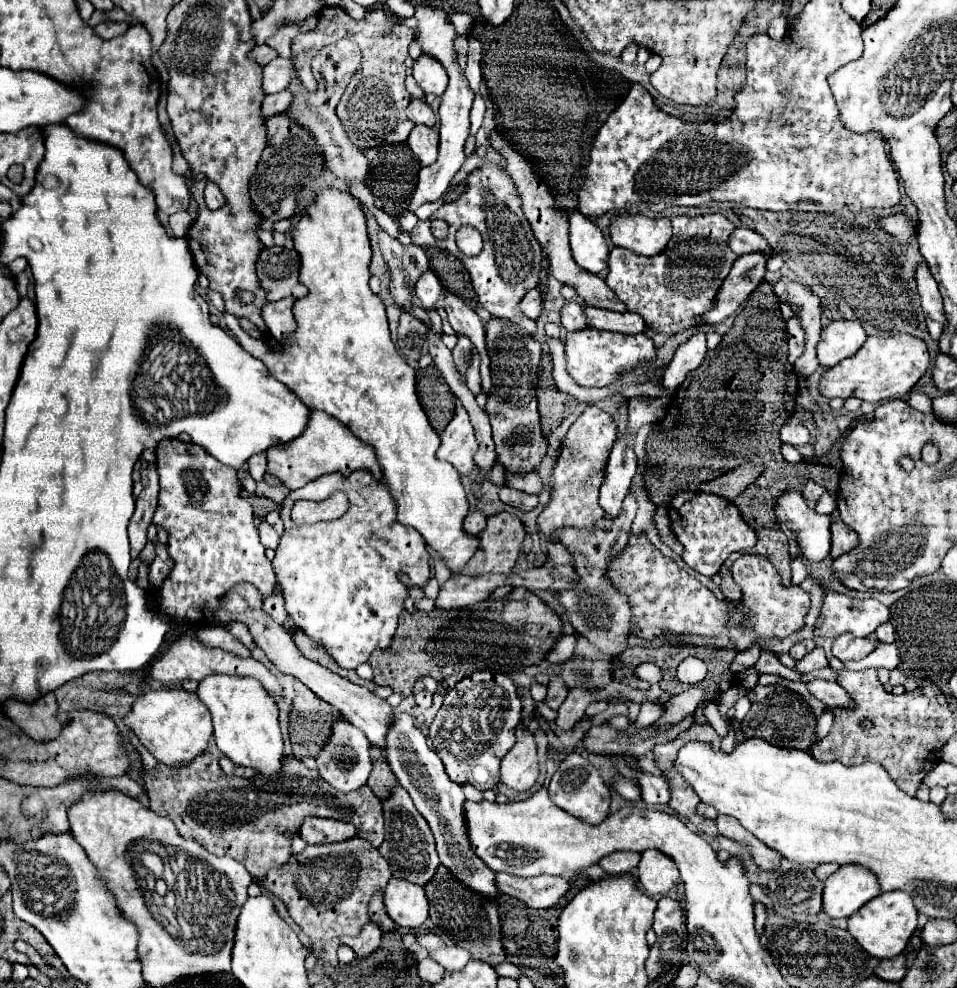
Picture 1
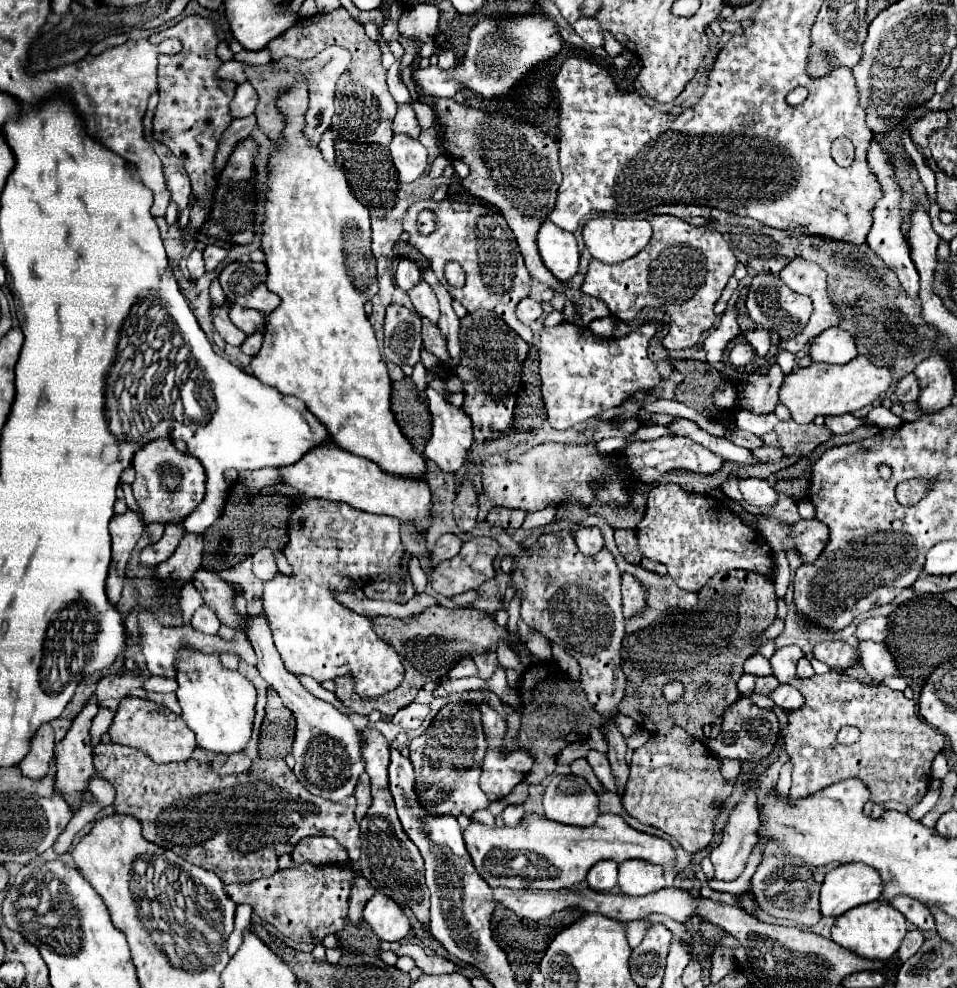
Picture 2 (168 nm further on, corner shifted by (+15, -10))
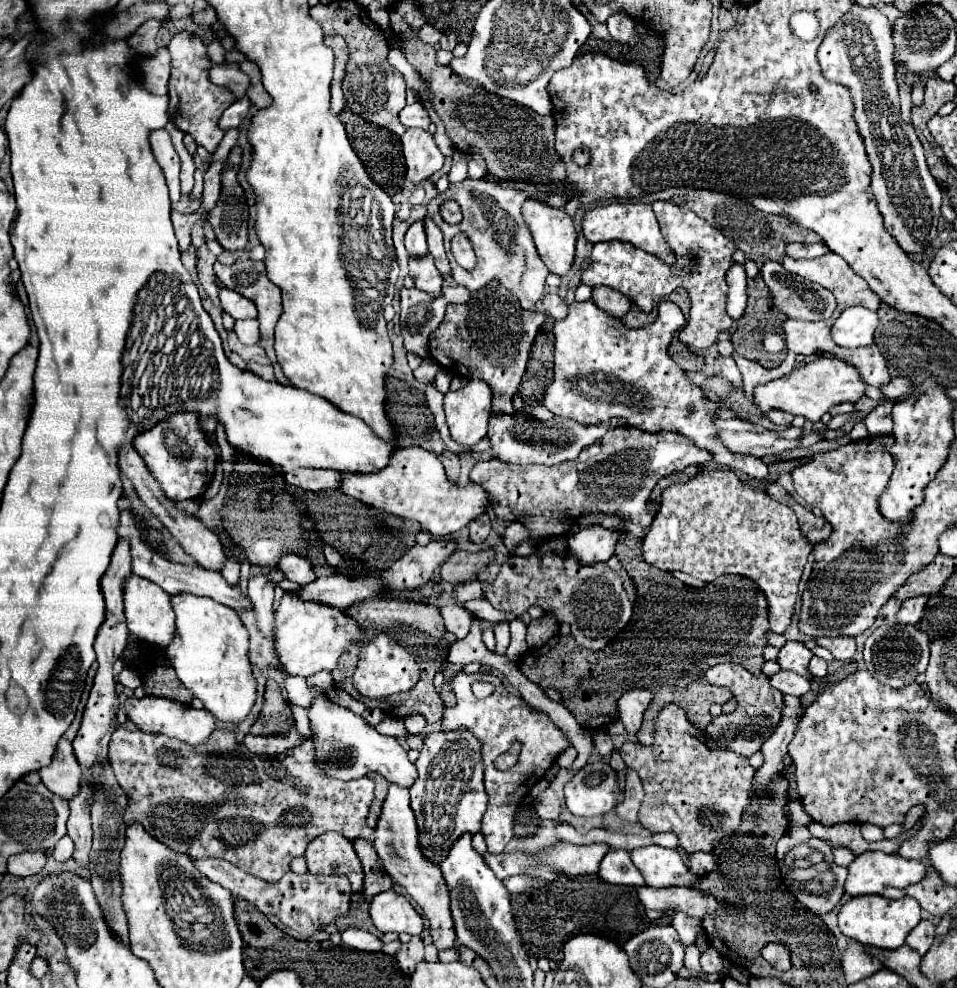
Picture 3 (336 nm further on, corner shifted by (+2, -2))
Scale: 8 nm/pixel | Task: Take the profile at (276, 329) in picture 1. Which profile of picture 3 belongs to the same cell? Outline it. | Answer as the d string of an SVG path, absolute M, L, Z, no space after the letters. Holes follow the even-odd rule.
M220 288L220 306L224 308L224 312L228 312L234 320L242 320L242 318L256 318L256 306L240 296L238 292L234 290L228 290L228 288Z

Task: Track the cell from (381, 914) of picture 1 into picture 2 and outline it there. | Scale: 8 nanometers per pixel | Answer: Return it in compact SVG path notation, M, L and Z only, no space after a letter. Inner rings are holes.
M357 870L357 880L355 880L355 886L351 890L351 898L349 898L349 922L359 926L363 922L361 918L361 910L365 908L367 900L375 894L373 886L369 886L369 882L361 876L361 872Z

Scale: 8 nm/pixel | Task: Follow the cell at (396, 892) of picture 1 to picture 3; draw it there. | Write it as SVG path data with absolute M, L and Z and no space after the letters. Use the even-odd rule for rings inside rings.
M386 890L370 900L370 918L380 932L406 932L420 936L424 930L422 916L396 890Z

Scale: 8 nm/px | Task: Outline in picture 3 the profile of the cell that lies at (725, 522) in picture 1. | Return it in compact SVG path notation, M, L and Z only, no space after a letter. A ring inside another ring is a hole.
M700 470L688 482L666 488L652 528L642 540L644 560L664 572L680 570L704 582L712 582L722 574L738 574L754 580L768 602L770 630L778 634L784 634L790 626L798 582L812 548L814 544L810 544L810 540L800 532L798 518L790 506L776 502L762 488L746 486L732 470Z

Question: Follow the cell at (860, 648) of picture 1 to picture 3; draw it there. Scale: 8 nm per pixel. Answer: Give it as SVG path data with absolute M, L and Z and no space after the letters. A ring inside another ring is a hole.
M838 636L838 638L816 638L818 646L824 646L832 652L834 660L850 660L856 652L856 642L852 636Z

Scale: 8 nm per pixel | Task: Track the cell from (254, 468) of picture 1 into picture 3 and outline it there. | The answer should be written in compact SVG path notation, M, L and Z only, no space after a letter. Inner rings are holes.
M300 468L298 472L288 472L286 482L302 490L336 490L342 486L342 476L330 470L310 470Z

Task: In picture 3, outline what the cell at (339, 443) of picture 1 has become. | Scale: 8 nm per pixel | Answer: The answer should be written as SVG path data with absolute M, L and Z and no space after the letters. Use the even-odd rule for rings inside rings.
M400 448L394 452L390 464L378 474L342 474L342 492L348 496L386 510L388 514L396 514L400 518L420 522L422 530L430 532L436 538L444 538L464 526L468 526L476 516L488 512L494 504L490 494L478 486L458 486L450 482L444 474L444 466L440 458L422 448Z

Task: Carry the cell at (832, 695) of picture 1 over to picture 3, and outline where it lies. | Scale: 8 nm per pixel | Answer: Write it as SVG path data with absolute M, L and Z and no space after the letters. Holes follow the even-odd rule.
M780 670L774 676L770 676L770 686L774 686L776 690L780 690L782 694L794 694L794 696L804 696L810 690L810 680L788 672L788 670Z

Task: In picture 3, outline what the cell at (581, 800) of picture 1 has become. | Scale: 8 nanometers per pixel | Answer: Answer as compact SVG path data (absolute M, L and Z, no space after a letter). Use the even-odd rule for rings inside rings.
M590 762L564 786L566 806L576 816L602 816L618 804L618 772L604 762Z

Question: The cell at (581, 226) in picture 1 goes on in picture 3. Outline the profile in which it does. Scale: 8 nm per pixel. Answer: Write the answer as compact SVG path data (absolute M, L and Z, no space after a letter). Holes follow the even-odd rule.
M526 198L526 202L522 204L522 216L524 216L528 230L532 232L536 250L542 262L548 266L548 270L558 276L566 274L572 266L574 250L576 250L576 230L574 230L572 218L562 208L552 208L546 202L540 202L534 198Z

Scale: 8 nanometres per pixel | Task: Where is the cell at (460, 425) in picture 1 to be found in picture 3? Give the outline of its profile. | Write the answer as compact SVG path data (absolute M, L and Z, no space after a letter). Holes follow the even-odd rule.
M474 378L456 392L444 396L444 412L452 438L462 446L474 446L486 436L492 394L486 382Z

